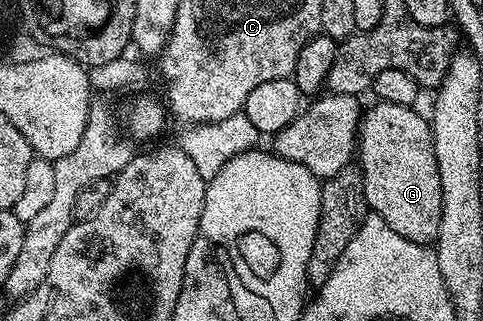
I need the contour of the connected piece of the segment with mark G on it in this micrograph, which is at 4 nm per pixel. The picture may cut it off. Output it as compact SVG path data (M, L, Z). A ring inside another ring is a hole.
M374 102L362 113L362 121L358 124L358 143L356 145L356 164L362 169L364 182L364 198L367 209L380 218L400 238L408 238L408 242L433 245L438 239L440 230L440 210L442 209L442 191L440 190L440 170L436 166L434 153L434 136L430 133L429 119L409 104L393 104L392 102Z

